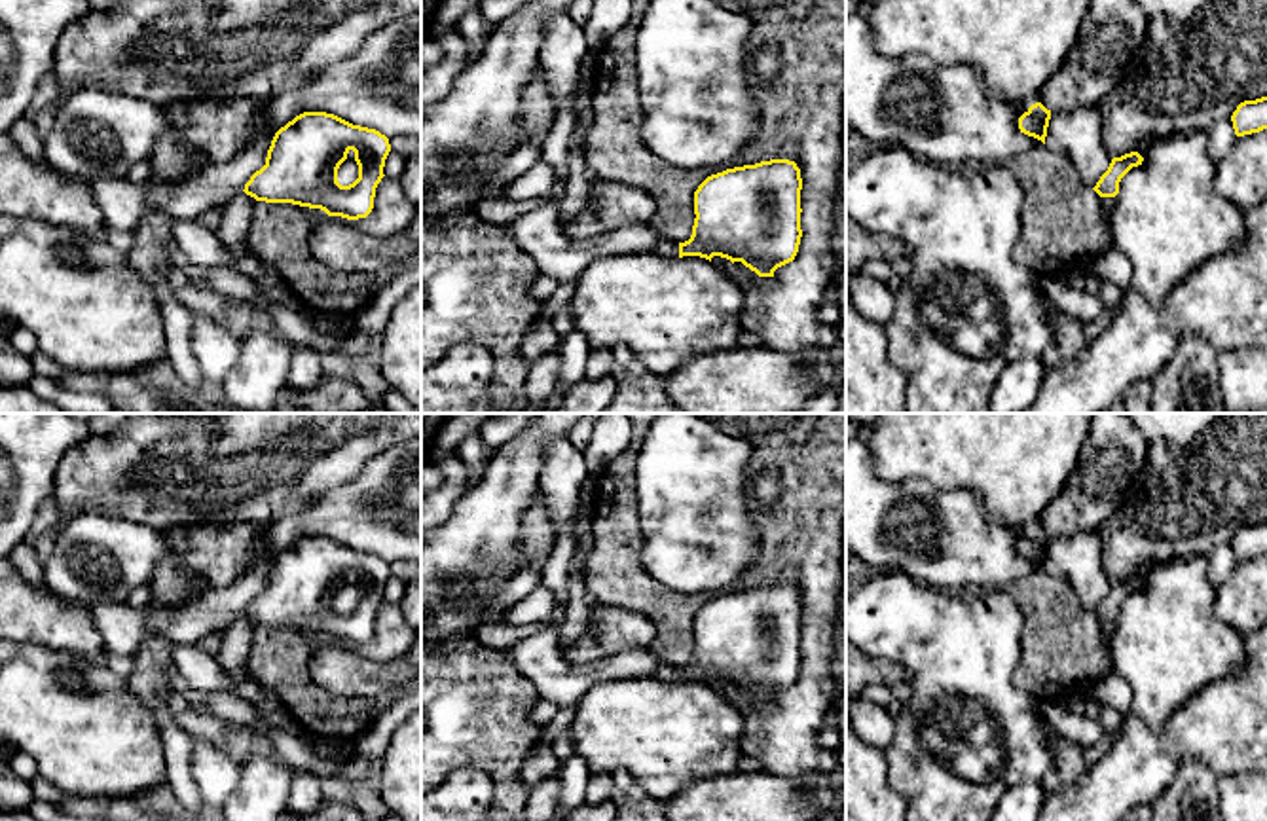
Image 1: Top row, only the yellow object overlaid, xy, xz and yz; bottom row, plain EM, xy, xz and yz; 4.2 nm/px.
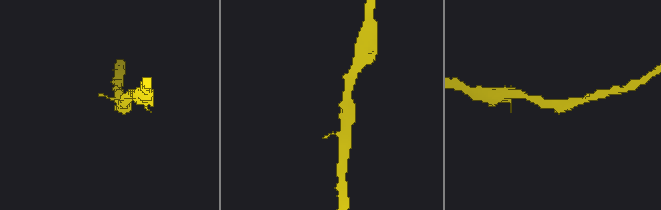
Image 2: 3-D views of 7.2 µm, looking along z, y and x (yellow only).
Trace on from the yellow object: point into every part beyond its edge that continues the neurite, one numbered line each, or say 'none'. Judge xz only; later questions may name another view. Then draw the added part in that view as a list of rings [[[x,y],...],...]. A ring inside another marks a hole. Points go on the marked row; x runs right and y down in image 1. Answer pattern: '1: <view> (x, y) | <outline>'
1: xz (666, 249) | [[[662,239],[651,252],[662,258],[679,258],[679,245]]]

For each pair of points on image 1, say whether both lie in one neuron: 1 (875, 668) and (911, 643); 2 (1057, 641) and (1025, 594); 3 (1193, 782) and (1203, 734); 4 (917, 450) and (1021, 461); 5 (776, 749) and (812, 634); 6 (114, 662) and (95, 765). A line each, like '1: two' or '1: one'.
1: two
2: one
3: two
4: one
5: one
6: two

